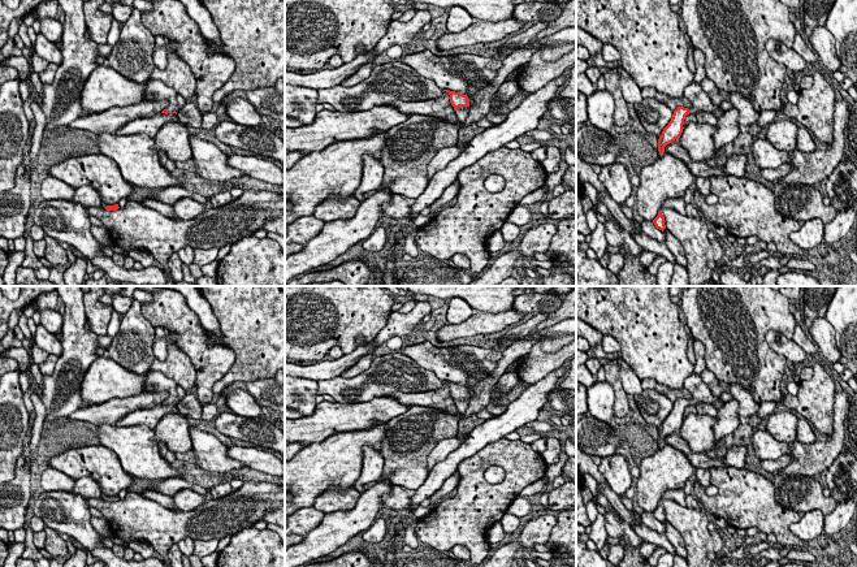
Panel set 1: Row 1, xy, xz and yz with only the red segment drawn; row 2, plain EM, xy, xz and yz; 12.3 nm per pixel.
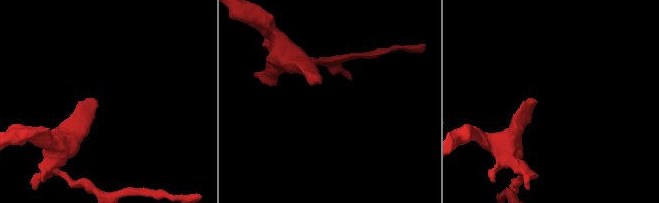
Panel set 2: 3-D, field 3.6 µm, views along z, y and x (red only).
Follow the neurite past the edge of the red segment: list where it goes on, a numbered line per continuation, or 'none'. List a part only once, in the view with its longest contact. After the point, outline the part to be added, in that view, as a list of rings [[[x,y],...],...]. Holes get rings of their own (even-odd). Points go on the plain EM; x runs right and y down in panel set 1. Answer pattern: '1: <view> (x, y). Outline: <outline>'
1: xz (410, 437). Outline: [[[469,398],[455,401],[456,414],[438,408],[412,406],[386,423],[381,442],[382,479],[393,485],[416,490],[424,484],[428,454],[445,438],[458,434],[459,417],[467,411]]]

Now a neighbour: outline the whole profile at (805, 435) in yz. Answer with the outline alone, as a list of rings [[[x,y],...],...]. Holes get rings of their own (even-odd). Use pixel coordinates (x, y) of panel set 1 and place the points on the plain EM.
[[[798,416],[797,419],[797,441],[801,443],[817,442],[814,432],[811,430],[808,420],[802,416]]]

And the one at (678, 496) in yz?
[[[670,489],[667,492],[665,492],[665,494],[661,498],[661,502],[663,502],[665,499],[671,499],[676,503],[679,503],[680,506],[687,506],[687,494],[684,493],[684,489]]]

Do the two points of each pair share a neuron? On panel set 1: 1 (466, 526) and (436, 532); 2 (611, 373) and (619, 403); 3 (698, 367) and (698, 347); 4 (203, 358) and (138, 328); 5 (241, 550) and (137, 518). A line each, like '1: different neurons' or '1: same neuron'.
1: same neuron
2: same neuron
3: same neuron
4: different neurons
5: different neurons

